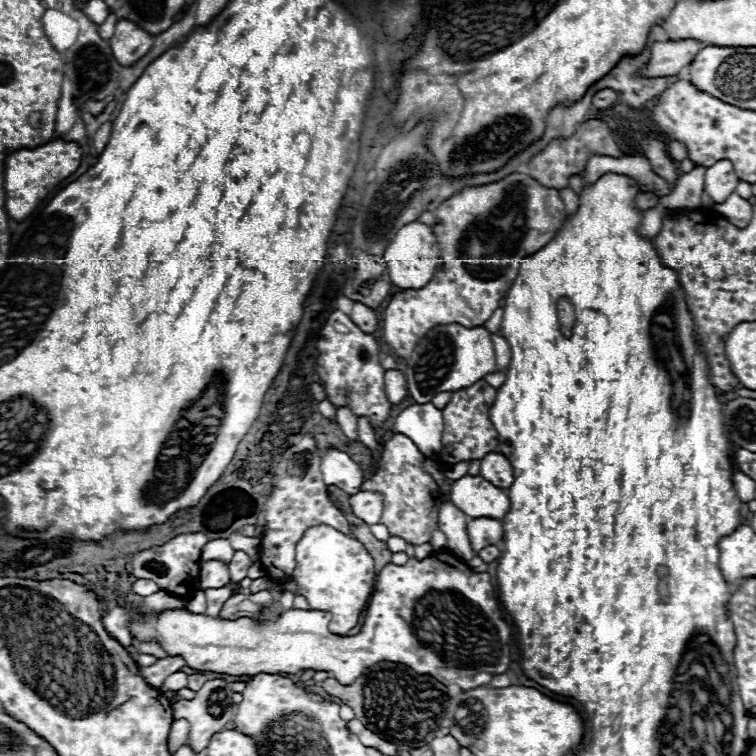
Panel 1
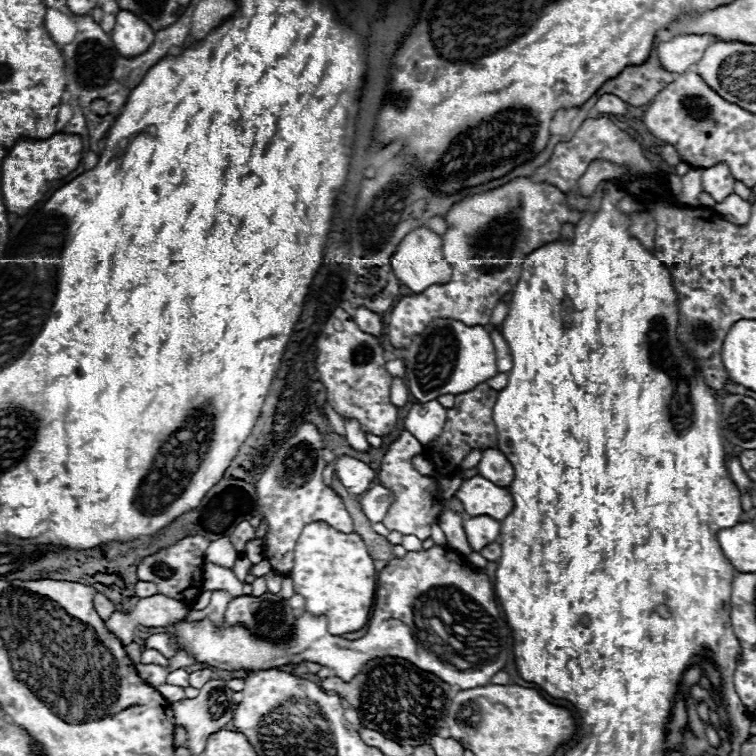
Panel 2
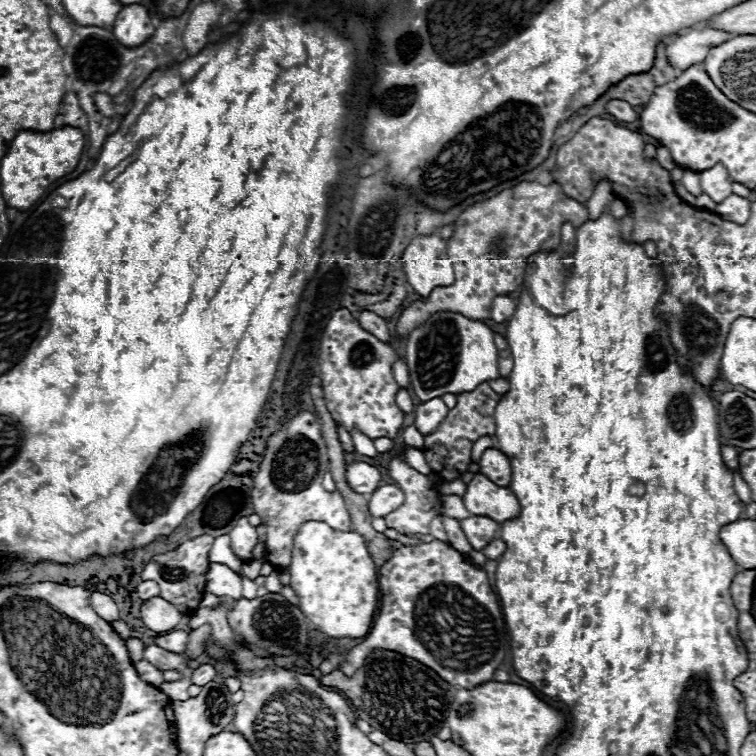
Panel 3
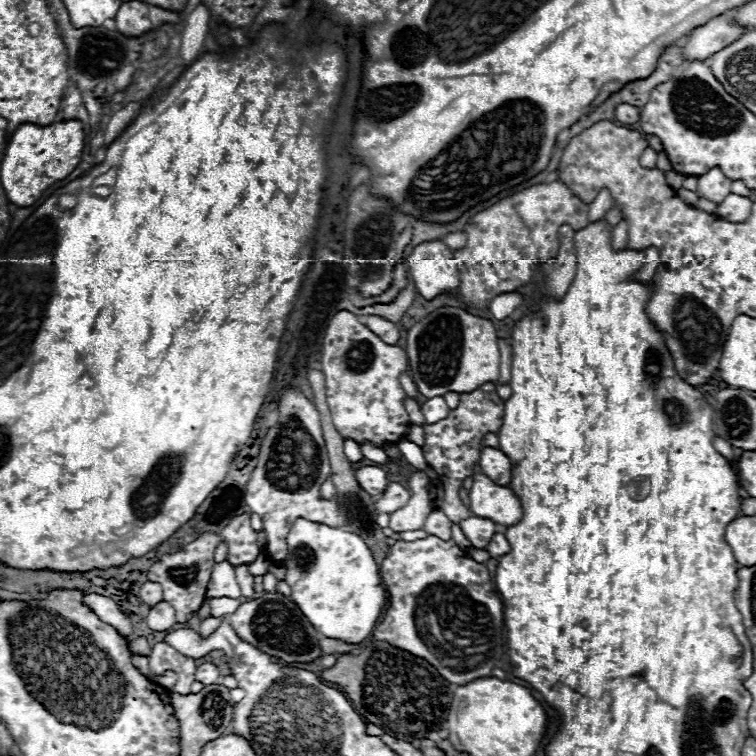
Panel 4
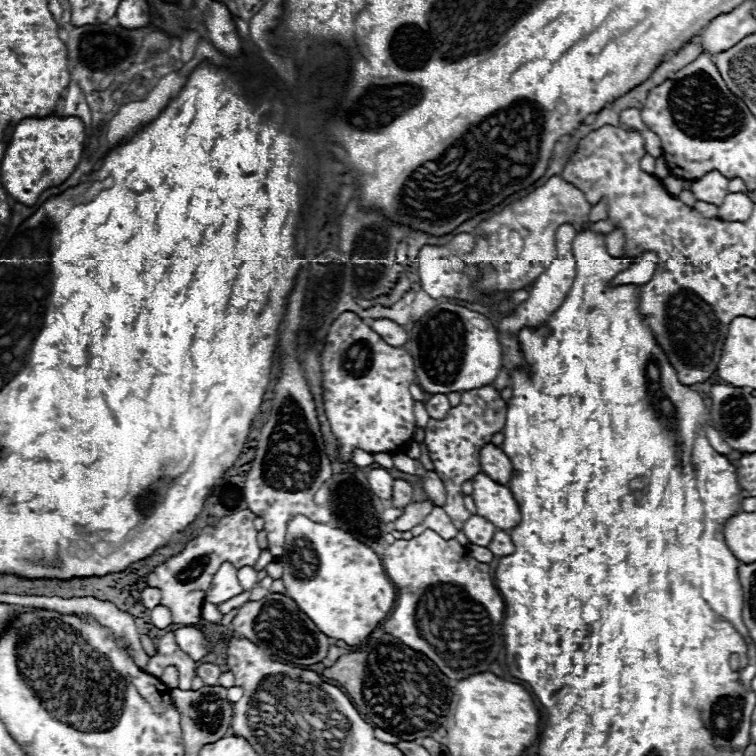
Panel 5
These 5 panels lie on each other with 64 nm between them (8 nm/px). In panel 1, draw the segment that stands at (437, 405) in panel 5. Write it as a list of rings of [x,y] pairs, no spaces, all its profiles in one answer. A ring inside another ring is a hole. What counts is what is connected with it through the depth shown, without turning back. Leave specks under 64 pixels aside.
[[[432,402],[408,406],[394,418],[394,430],[412,438],[418,450],[428,458],[434,458],[442,450],[442,428],[442,412]]]

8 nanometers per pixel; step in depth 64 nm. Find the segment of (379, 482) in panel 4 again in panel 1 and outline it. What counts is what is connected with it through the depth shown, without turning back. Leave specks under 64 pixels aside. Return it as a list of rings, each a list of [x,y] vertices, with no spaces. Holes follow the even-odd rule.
[[[328,448],[320,460],[322,482],[326,486],[340,486],[348,494],[356,494],[364,482],[364,470],[346,452]]]

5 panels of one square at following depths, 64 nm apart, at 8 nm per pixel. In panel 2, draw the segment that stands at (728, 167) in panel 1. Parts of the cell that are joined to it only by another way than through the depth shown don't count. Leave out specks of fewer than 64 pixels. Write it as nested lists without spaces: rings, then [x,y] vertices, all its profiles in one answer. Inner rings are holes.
[[[724,162],[710,166],[710,168],[704,168],[704,172],[702,172],[702,188],[716,202],[722,202],[728,194],[732,194],[734,184],[736,184],[736,180],[732,178],[730,168]]]

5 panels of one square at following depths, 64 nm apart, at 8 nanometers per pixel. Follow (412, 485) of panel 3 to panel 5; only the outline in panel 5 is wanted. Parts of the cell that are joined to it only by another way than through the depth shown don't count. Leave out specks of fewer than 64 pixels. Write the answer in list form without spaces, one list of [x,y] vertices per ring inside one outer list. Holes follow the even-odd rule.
[[[410,502],[406,508],[404,508],[404,514],[400,518],[394,520],[394,528],[396,530],[412,530],[414,526],[418,526],[424,516],[428,516],[432,512],[434,504],[432,502]]]

